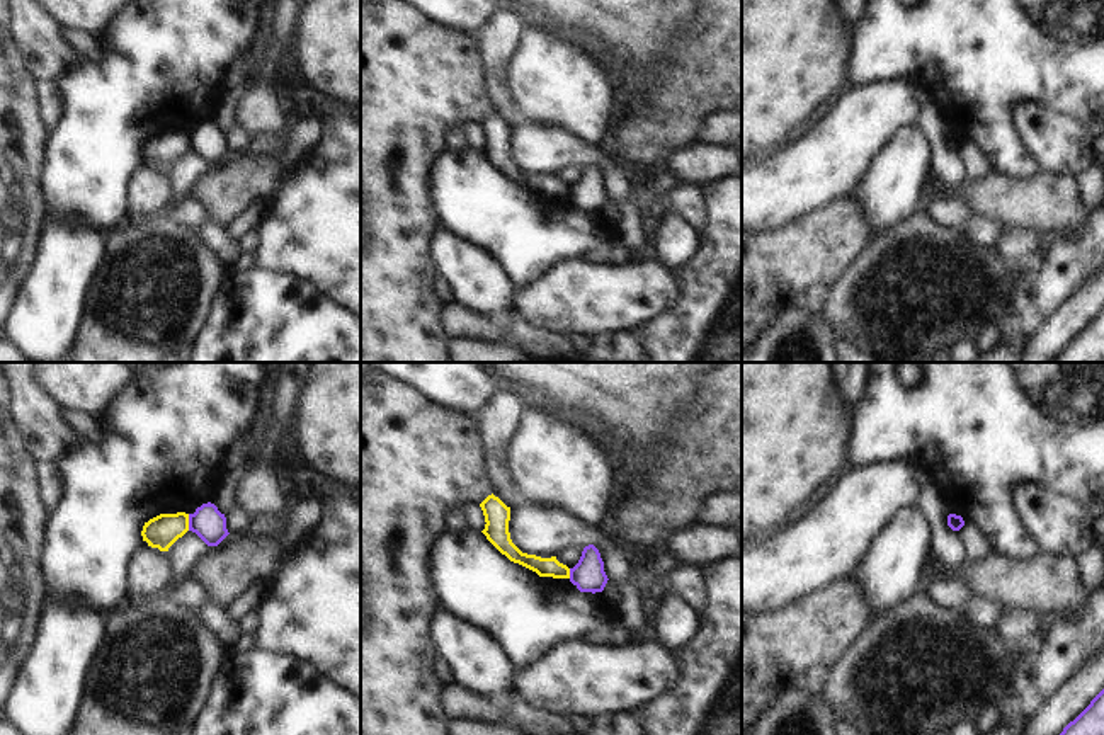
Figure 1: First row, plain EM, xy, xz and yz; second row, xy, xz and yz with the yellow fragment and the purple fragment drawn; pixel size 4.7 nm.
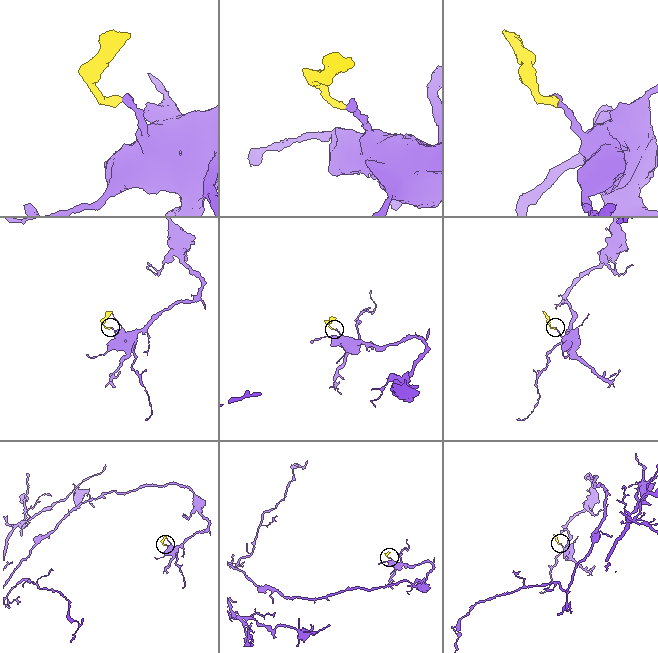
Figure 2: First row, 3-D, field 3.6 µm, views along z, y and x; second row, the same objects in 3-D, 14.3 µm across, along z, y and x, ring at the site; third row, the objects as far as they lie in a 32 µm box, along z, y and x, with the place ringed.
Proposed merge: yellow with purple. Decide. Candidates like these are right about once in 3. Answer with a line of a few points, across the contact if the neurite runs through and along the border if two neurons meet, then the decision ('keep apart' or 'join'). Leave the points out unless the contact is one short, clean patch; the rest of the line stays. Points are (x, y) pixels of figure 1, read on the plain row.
line xy (187, 133), (189, 148); keep apart

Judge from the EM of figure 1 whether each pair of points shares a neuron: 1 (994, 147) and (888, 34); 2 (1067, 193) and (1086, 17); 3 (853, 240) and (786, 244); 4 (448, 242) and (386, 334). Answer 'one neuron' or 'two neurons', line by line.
1: one neuron
2: two neurons
3: one neuron
4: two neurons

